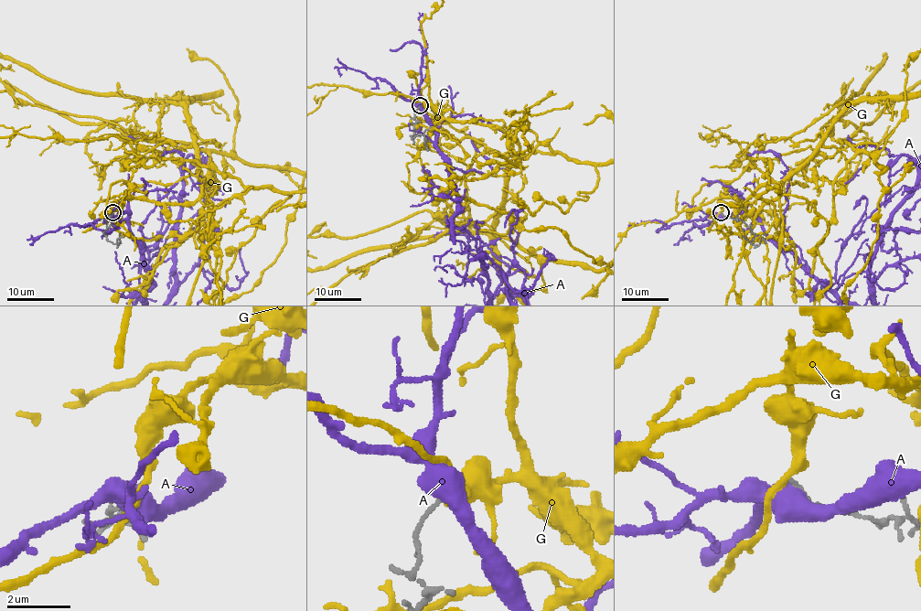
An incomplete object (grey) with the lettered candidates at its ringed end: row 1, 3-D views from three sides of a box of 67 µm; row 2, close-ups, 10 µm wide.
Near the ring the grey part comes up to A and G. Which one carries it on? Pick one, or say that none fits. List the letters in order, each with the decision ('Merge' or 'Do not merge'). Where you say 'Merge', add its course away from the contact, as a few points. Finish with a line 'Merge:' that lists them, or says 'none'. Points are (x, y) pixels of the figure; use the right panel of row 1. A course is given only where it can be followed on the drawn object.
A: Do not merge
G: Do not merge
Merge: none

